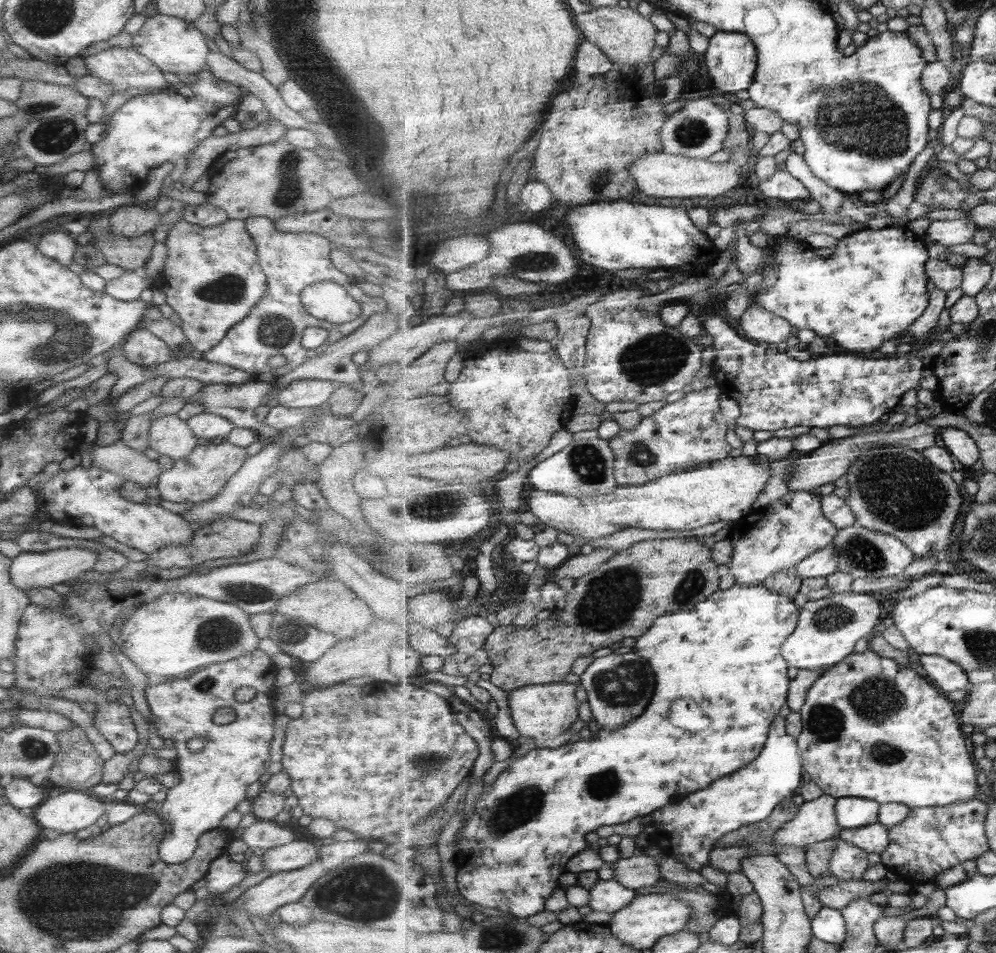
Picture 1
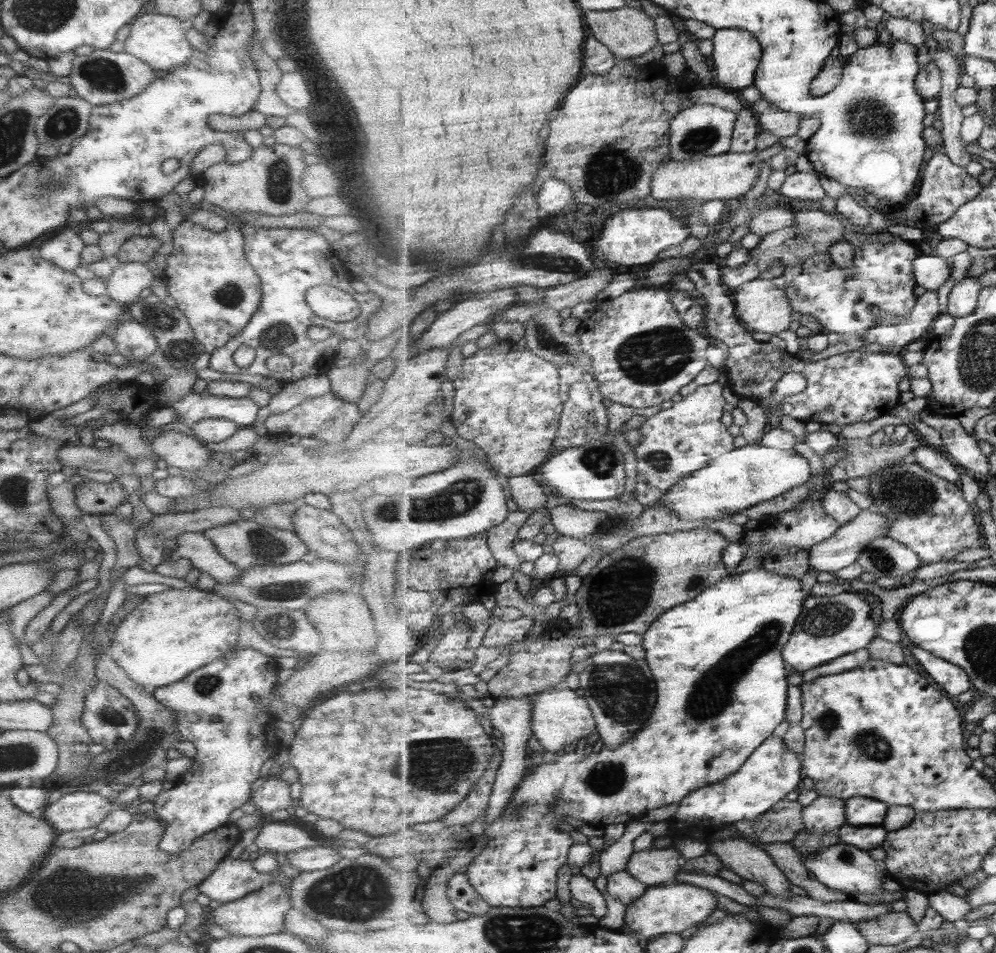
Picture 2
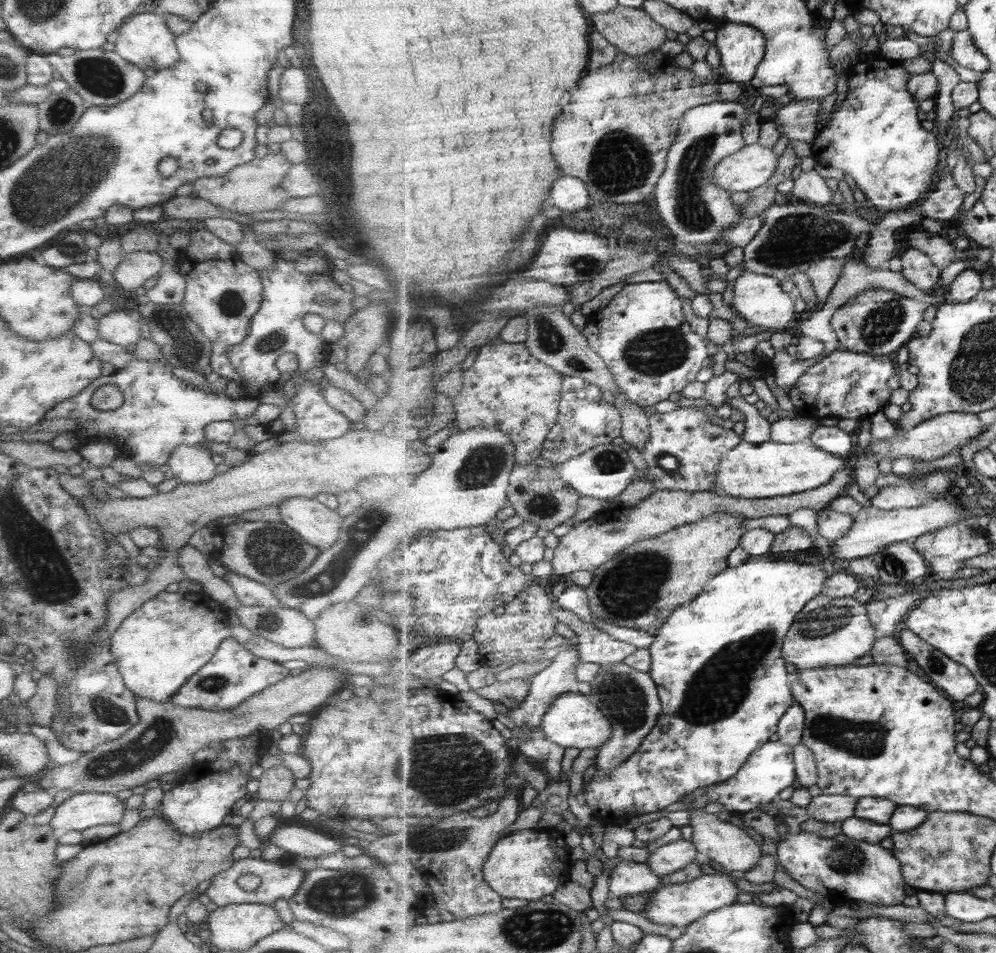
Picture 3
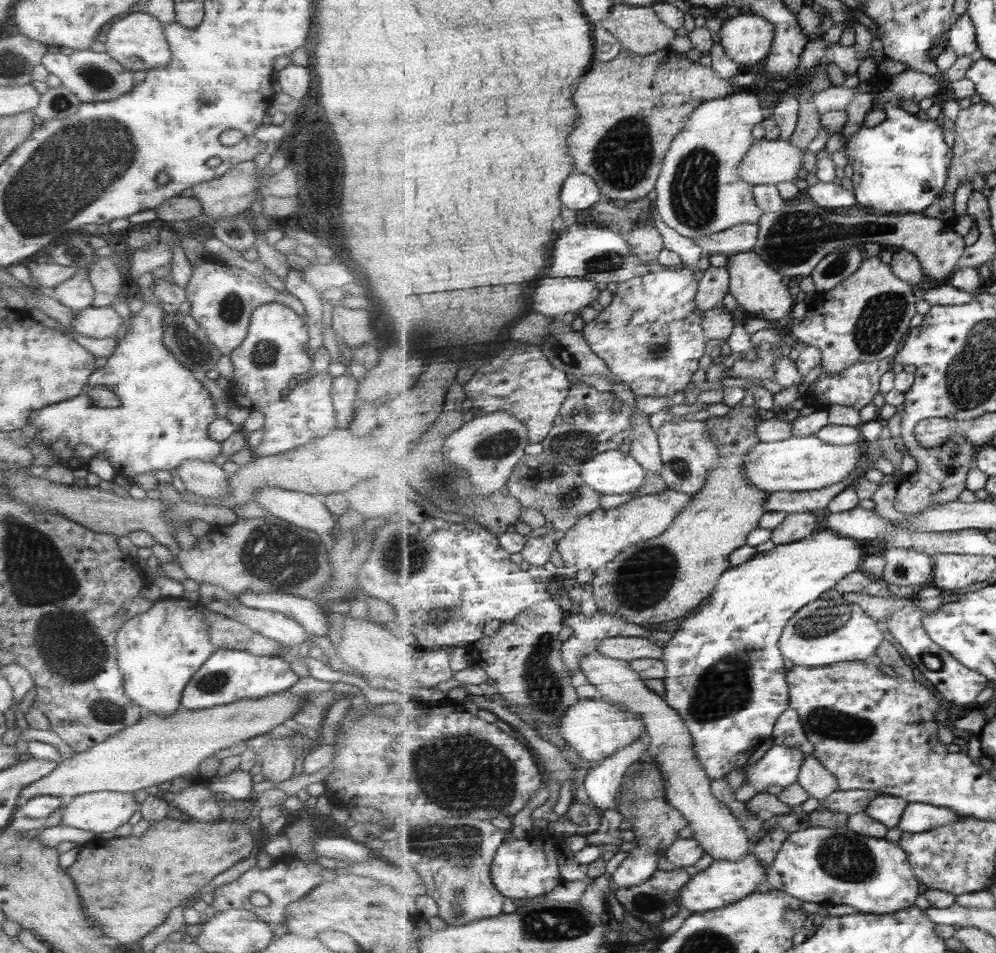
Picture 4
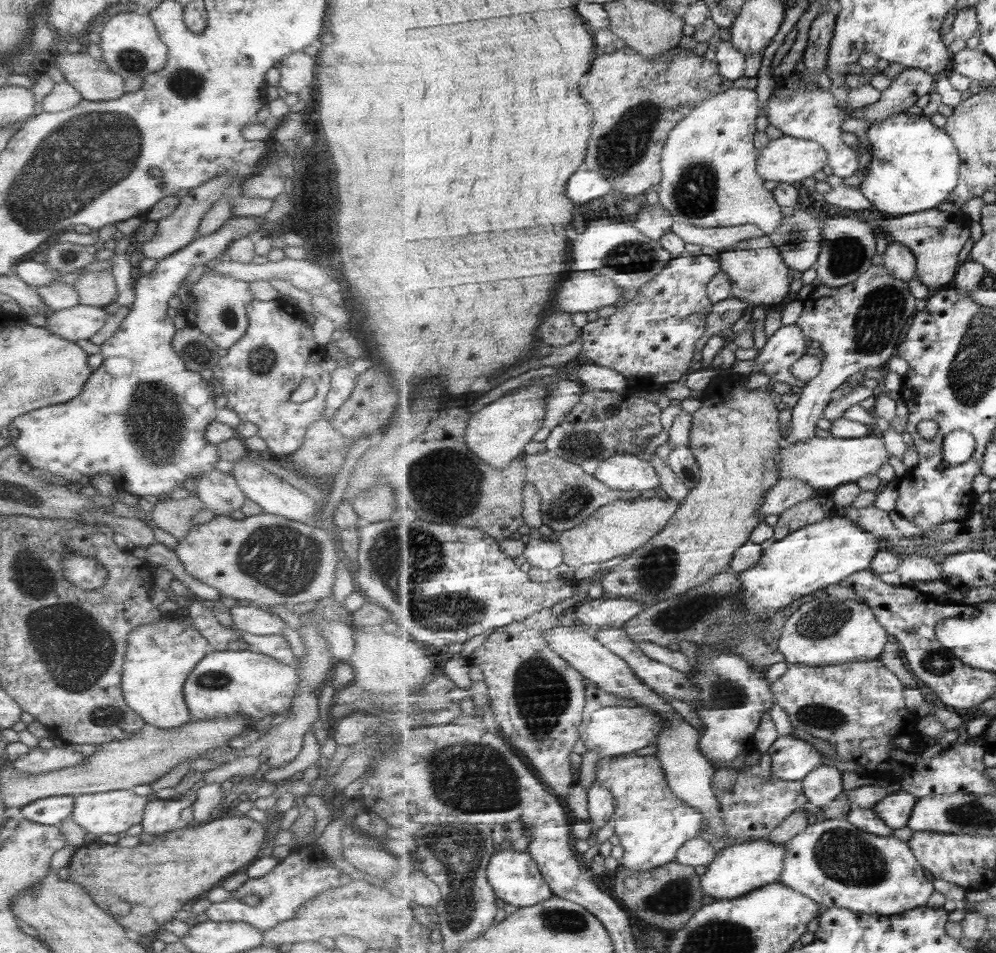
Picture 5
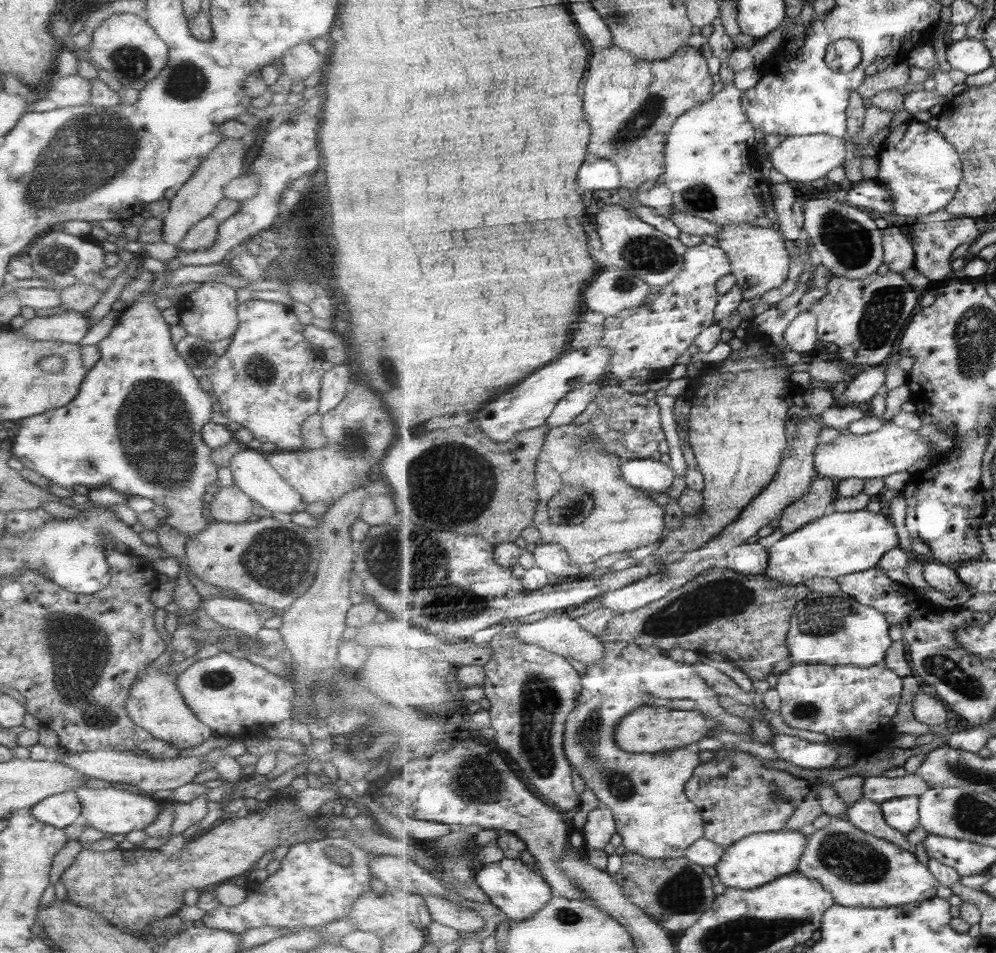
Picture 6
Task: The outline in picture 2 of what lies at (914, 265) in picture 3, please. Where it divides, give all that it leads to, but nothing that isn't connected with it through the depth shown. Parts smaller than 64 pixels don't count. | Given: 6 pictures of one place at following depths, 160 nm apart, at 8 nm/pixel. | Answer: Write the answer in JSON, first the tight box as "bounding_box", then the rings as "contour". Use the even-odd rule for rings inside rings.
{"bounding_box":[913,255,952,291],"contour":[[[921,255],[915,260],[913,267],[917,285],[924,287],[926,291],[939,290],[945,282],[949,282],[952,276],[951,268],[947,260],[939,255]]]}

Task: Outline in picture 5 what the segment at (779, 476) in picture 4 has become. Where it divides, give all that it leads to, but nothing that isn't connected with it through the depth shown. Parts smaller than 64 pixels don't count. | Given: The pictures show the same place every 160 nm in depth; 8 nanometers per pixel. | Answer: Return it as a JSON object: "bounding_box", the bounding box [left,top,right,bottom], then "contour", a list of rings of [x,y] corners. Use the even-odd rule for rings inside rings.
{"bounding_box":[777,433,891,489],"contour":[[[877,433],[863,438],[815,437],[807,438],[801,442],[794,442],[791,446],[782,447],[777,455],[781,479],[801,479],[807,481],[816,489],[837,488],[838,486],[858,482],[861,478],[877,474],[882,466],[891,460],[887,452],[885,440]]]}

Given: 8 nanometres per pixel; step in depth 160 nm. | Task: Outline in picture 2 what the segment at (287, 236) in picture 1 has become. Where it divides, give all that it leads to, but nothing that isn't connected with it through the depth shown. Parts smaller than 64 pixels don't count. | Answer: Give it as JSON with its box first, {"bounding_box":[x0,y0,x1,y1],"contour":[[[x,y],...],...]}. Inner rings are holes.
{"bounding_box":[207,224,381,381],"contour":[[[241,224],[243,235],[244,257],[249,266],[255,271],[260,283],[260,302],[251,319],[243,327],[241,333],[236,334],[225,345],[211,353],[207,366],[215,372],[260,374],[276,380],[285,381],[305,378],[317,372],[320,365],[328,359],[334,358],[335,347],[343,340],[363,339],[369,332],[370,317],[381,304],[379,290],[372,288],[365,294],[354,292],[349,286],[349,276],[342,260],[336,256],[329,243],[310,229],[298,228],[255,228],[248,224]],[[318,285],[330,285],[342,292],[354,296],[358,302],[359,314],[347,322],[331,322],[325,318],[318,318],[311,313],[305,304],[307,289]],[[311,326],[321,326],[333,333],[332,338],[321,342],[307,340],[306,331]],[[241,344],[255,351],[255,359],[247,368],[238,368],[232,360],[232,355]],[[283,354],[291,359],[293,366],[280,373],[271,372],[265,366],[267,358]]]}

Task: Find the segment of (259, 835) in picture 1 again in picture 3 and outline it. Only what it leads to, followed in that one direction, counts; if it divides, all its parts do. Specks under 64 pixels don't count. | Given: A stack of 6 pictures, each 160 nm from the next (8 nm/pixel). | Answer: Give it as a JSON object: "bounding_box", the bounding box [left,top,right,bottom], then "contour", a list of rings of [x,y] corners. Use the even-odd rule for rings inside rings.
{"bounding_box":[267,826,343,858],"contour":[[[281,826],[269,834],[267,842],[293,856],[319,858],[341,850],[343,844],[301,826]]]}

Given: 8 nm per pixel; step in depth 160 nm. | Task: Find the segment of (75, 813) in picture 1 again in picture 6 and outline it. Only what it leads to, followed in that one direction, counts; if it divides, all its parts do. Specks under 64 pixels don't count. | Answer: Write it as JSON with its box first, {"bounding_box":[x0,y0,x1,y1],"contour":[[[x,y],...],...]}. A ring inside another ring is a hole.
{"bounding_box":[73,787,160,835],"contour":[[[85,787],[73,791],[81,806],[80,816],[83,826],[94,828],[103,834],[126,835],[131,831],[143,831],[145,827],[155,821],[159,814],[160,802],[151,795],[131,794],[121,789],[101,788],[90,790]]]}

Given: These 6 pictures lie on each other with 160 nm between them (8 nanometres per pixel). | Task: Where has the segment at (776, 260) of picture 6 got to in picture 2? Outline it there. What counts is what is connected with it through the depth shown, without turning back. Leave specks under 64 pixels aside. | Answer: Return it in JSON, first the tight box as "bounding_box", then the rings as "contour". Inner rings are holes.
{"bounding_box":[733,279,794,334],"contour":[[[755,279],[733,294],[736,315],[752,332],[779,334],[791,328],[794,316],[785,289],[777,288],[771,279]]]}

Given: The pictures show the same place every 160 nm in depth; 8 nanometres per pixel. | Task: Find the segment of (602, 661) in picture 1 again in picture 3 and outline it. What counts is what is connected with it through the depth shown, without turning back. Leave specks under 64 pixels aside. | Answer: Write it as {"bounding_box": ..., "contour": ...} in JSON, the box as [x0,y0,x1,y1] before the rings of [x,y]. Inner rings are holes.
{"bounding_box":[587,662,663,773],"contour":[[[624,662],[609,665],[613,665],[613,668],[608,672],[601,671],[599,668],[598,674],[589,682],[591,691],[587,693],[587,696],[597,703],[601,710],[604,710],[614,724],[611,740],[599,749],[596,759],[597,769],[601,773],[613,771],[637,753],[641,744],[657,724],[663,706],[658,693],[658,684],[650,673],[639,672]]]}

